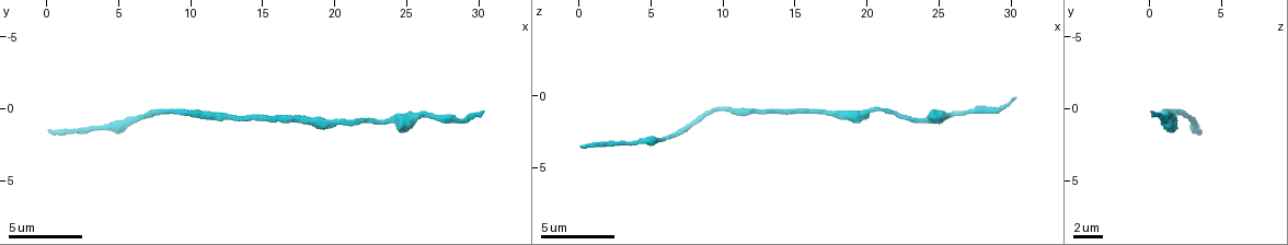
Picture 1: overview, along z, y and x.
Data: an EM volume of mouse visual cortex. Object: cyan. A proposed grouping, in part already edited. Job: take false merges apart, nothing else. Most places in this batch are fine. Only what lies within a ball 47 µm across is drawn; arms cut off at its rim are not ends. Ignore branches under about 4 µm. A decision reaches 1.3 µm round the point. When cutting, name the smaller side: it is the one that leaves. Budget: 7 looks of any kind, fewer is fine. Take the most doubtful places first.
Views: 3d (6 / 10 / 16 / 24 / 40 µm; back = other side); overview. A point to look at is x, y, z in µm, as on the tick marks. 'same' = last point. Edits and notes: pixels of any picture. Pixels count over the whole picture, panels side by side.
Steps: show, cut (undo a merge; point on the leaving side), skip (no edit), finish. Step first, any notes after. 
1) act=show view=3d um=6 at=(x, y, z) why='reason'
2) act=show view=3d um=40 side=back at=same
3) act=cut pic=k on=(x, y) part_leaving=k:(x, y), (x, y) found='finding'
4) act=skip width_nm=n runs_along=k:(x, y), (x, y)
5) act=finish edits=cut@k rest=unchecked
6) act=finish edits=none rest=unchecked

act=show view=3d um=6 at=(15.2, 0.6, 1.0)

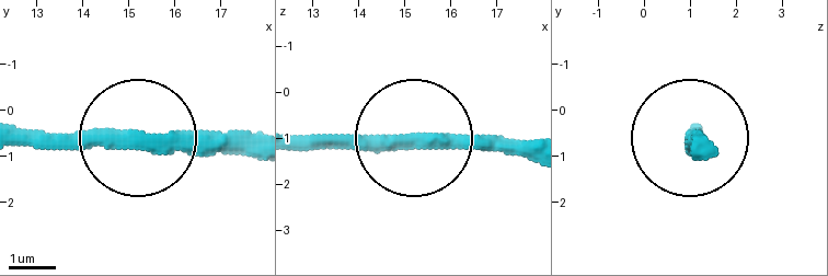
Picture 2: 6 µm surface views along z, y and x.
act=show view=3d um=6 side=back at=(14.95, 0.65, 1.15)

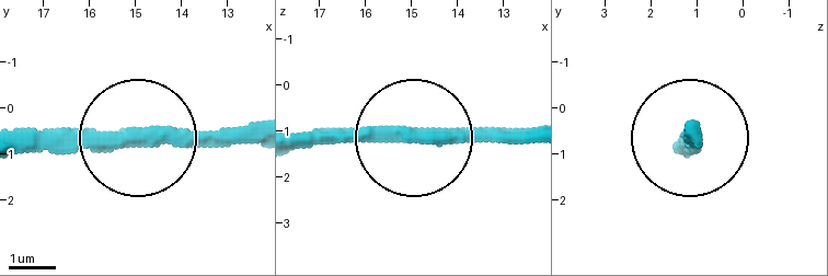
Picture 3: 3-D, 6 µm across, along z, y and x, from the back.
act=skip side_arm_um=16 runs_along=3:(416, 131), (530, 131) found='all the same neuron'

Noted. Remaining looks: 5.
act=show view=3d um=10 at=(20.0, 0.8, 1.0)

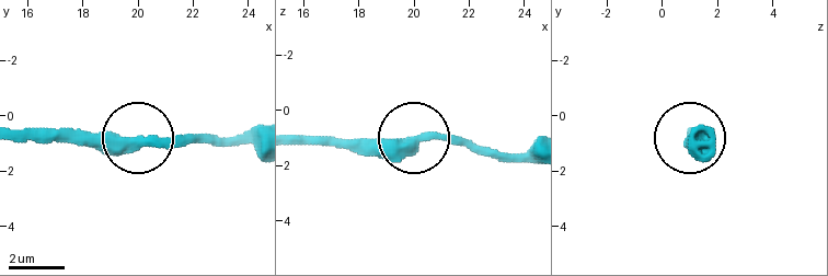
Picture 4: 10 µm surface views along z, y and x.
act=skip width_nm=430 runs_along=4:(296, 138), (466, 138), (484, 146) found='continuous, no second neuron'

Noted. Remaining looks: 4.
act=show view=3d um=16 at=(10.2, 0.4, 1.0) why='sudden change in width'

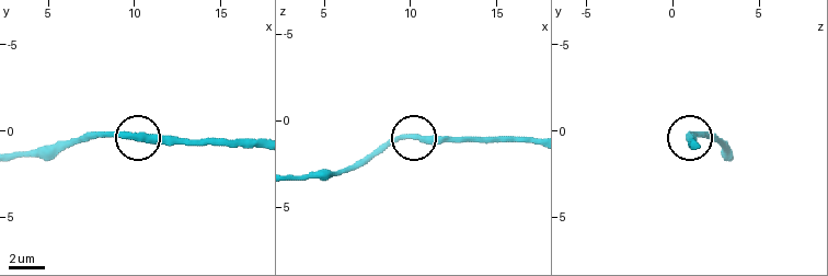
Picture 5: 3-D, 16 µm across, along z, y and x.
act=skip runs_along=5:(218, 141), (98, 137) found='all the same neuron'

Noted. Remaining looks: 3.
act=finish edits=none rest=unchecked

